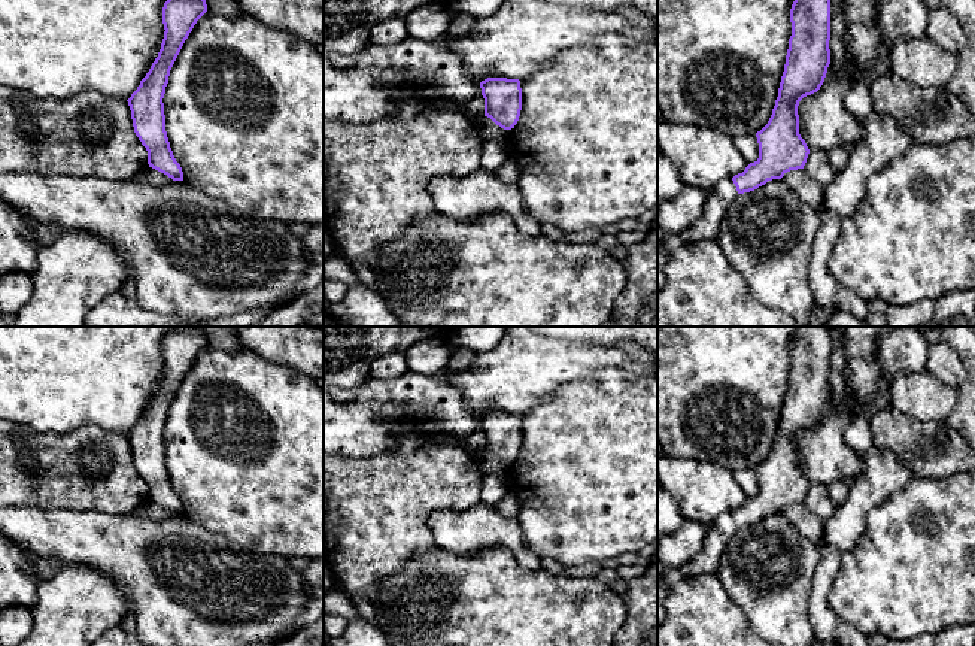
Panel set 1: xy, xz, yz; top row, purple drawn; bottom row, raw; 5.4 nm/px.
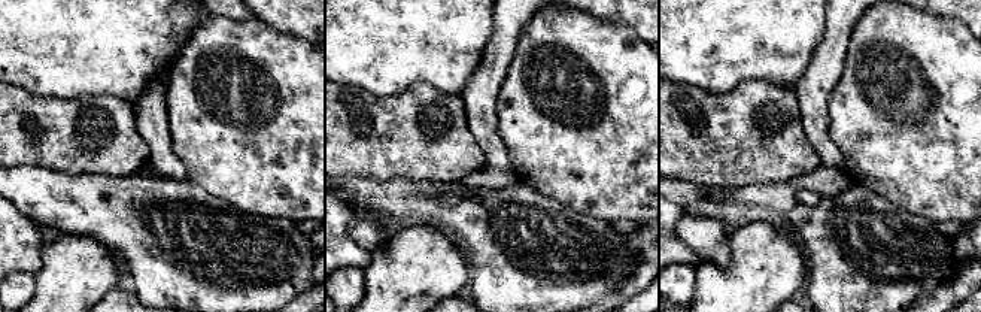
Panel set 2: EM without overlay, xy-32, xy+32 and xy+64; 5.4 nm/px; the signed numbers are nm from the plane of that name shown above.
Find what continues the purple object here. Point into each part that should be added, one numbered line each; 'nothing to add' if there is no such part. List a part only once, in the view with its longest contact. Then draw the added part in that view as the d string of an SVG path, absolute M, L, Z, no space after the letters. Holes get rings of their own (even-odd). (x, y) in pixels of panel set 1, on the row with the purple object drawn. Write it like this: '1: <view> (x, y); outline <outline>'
1: yz (719, 199); outline M732 179L720 181L710 192L707 192L701 218L687 230L665 237L665 252L671 255L675 249L696 240L717 239L720 222L736 195L738 191Z

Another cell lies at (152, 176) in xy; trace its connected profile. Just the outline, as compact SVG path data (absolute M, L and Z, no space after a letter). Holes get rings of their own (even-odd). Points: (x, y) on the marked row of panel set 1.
M148 167L146 170L139 172L134 176L134 181L146 182L146 184L151 184L151 185L167 185L167 184L171 184L171 182L177 182L177 181L173 181L167 175L164 175L164 173L161 173L161 172L158 172L152 167Z

